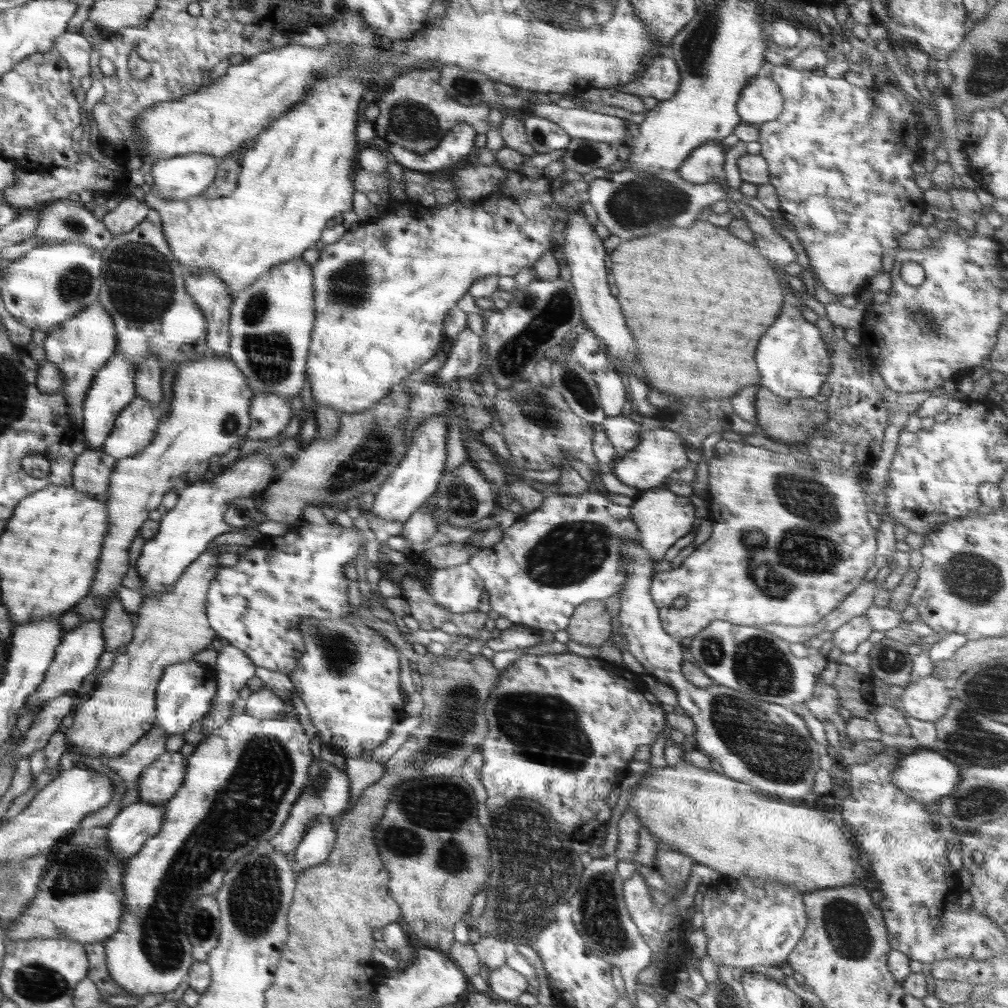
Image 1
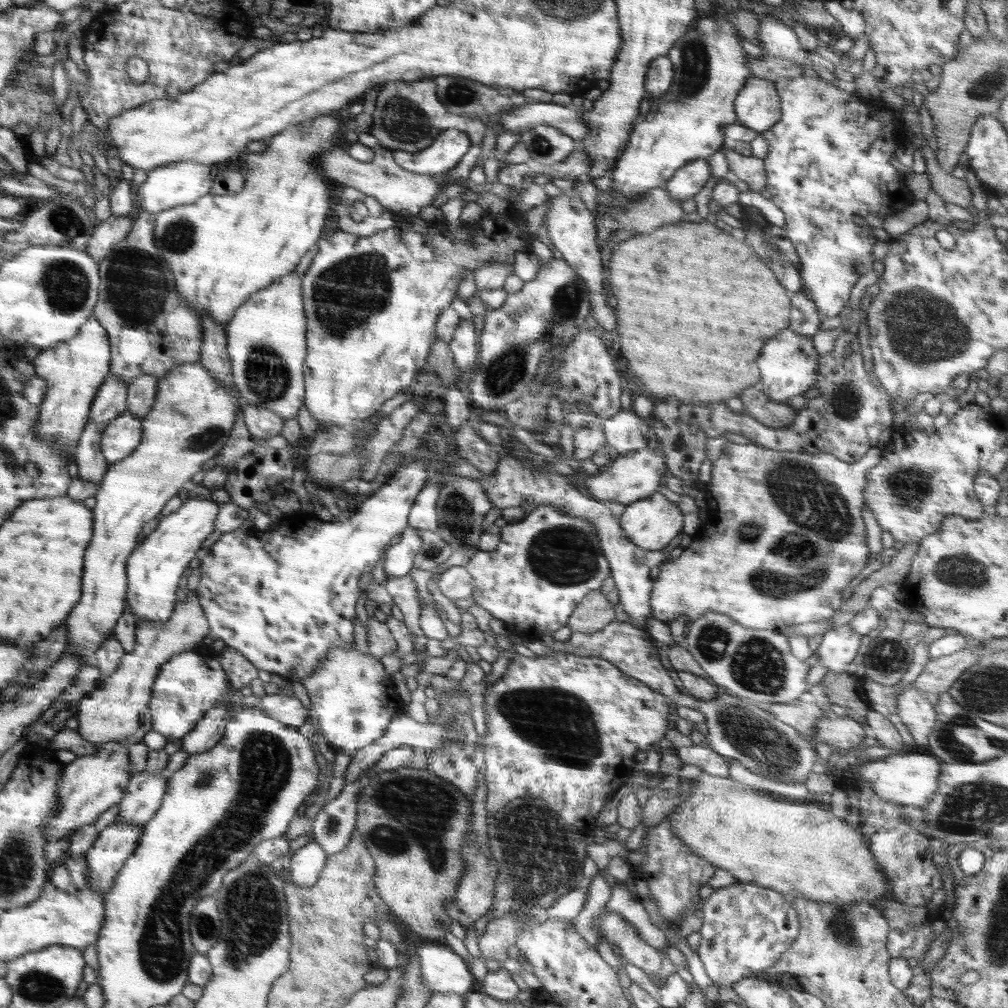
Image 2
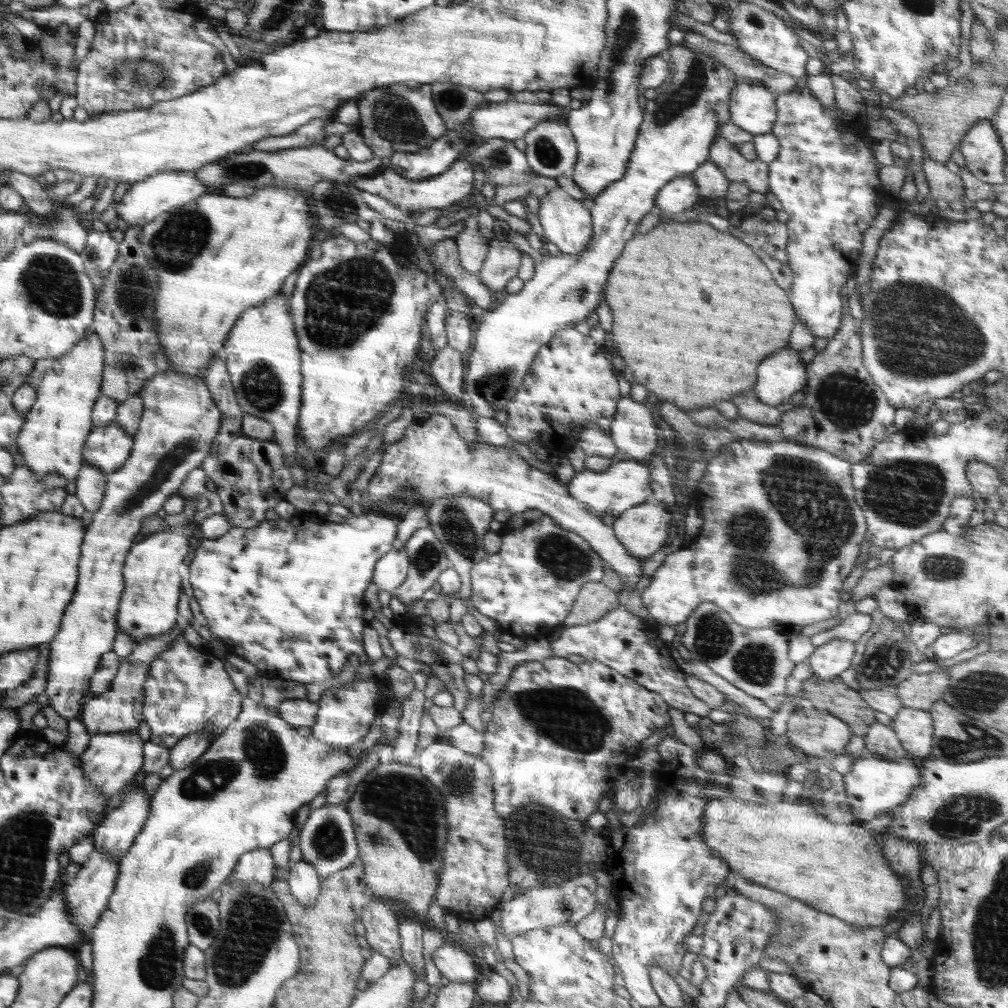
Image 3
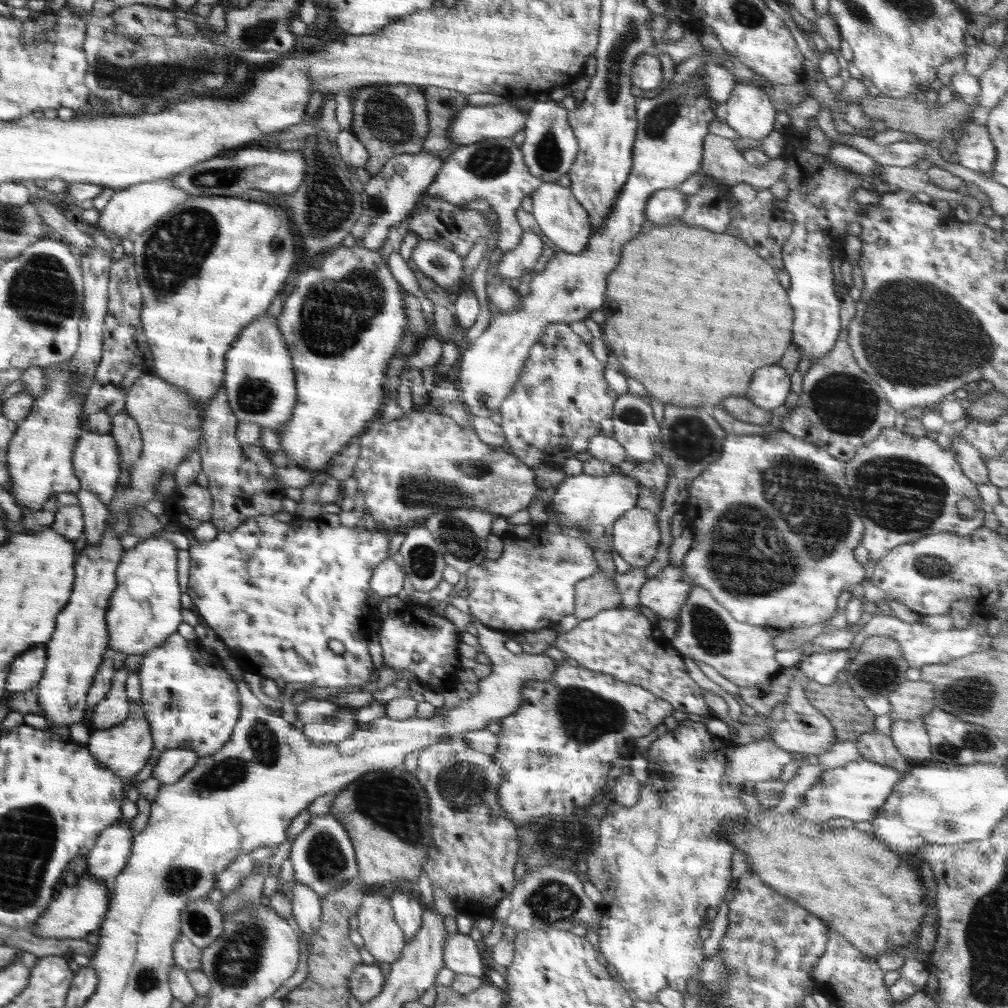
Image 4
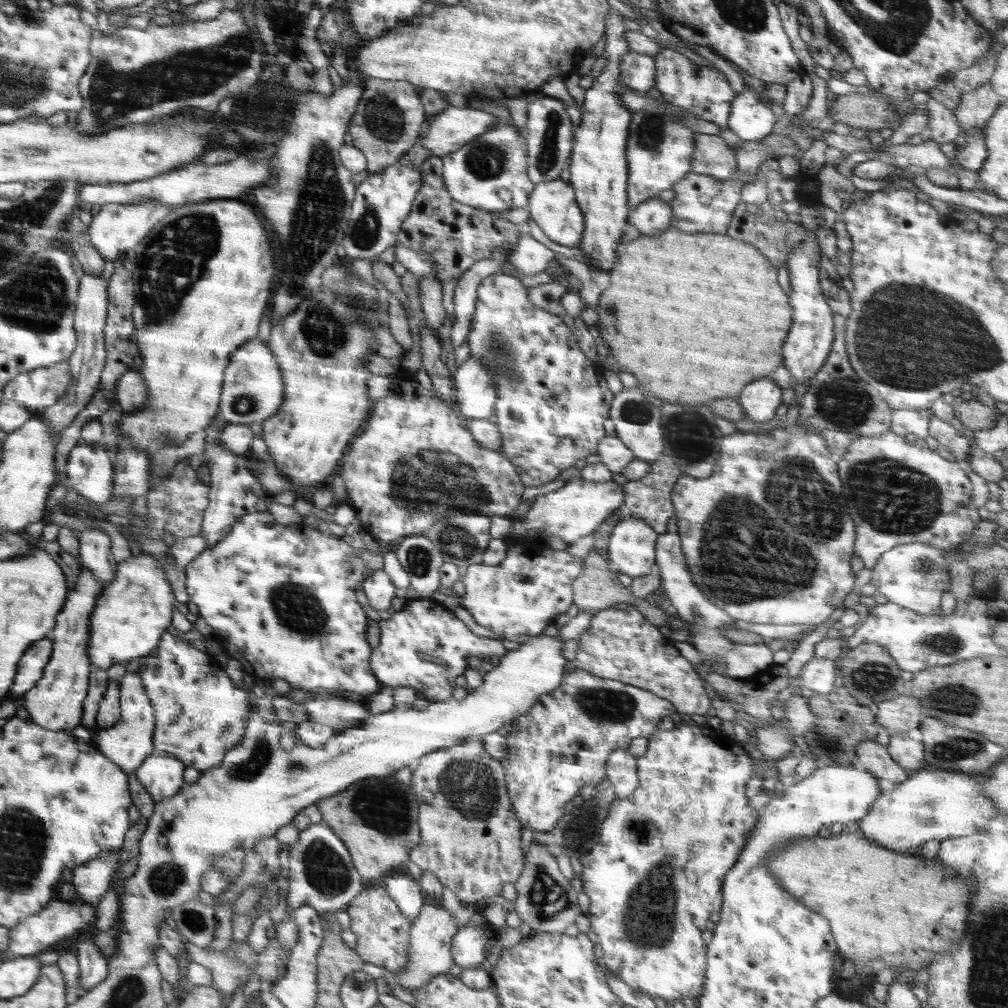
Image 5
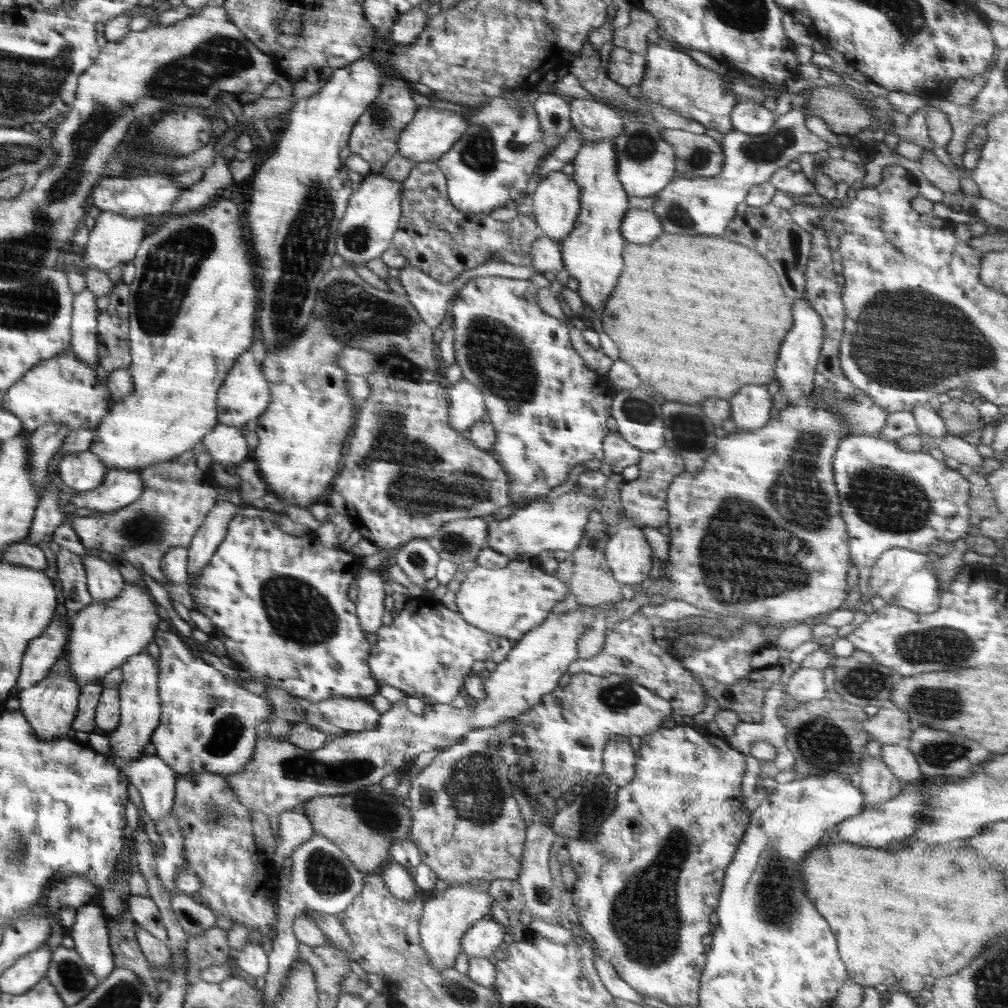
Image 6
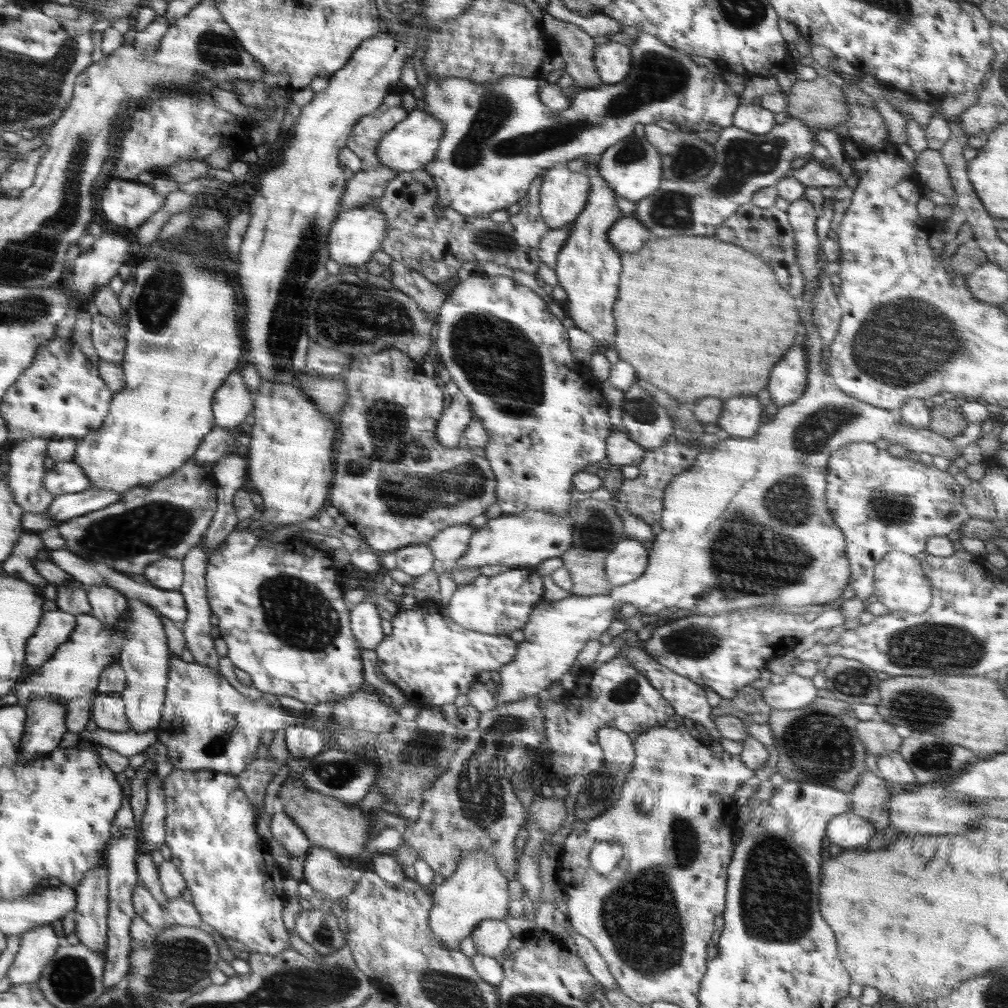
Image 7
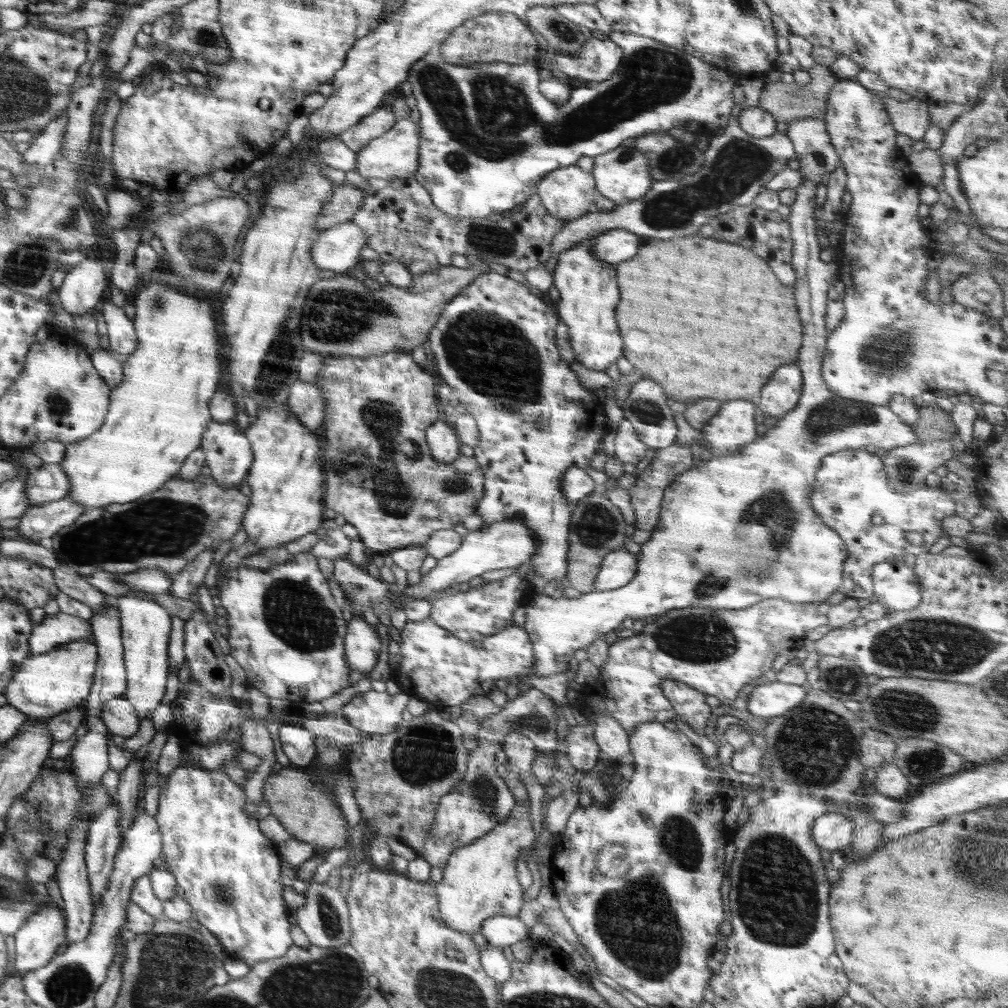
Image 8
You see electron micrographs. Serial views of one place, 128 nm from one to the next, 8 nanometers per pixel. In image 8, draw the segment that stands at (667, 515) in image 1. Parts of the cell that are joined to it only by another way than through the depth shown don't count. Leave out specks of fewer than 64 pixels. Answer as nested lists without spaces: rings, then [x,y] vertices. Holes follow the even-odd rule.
[[[624,545],[609,552],[600,565],[593,592],[620,589],[634,579],[638,568],[638,555],[631,554]]]

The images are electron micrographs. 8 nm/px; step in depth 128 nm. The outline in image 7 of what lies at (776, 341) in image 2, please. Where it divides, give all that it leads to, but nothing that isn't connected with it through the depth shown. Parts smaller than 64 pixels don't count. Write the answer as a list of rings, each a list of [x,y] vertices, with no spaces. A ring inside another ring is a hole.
[[[736,396],[723,401],[724,408],[716,423],[730,436],[750,438],[767,418],[757,397]]]

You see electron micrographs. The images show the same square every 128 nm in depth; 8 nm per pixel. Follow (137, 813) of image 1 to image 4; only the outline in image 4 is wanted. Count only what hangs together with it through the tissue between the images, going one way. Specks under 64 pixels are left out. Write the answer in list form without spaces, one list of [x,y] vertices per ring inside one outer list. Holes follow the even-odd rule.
[[[90,873],[78,878],[75,887],[62,886],[54,902],[45,907],[41,918],[30,927],[30,933],[36,937],[84,939],[90,932],[99,930],[108,912],[108,886],[102,879],[94,879]]]

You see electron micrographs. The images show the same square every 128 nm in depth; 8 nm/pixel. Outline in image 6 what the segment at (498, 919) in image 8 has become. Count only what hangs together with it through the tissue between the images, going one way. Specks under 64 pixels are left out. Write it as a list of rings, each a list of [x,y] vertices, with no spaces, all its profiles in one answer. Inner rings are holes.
[[[494,918],[476,921],[462,935],[462,954],[471,958],[487,958],[492,953],[500,954],[500,944],[507,935],[507,927]]]

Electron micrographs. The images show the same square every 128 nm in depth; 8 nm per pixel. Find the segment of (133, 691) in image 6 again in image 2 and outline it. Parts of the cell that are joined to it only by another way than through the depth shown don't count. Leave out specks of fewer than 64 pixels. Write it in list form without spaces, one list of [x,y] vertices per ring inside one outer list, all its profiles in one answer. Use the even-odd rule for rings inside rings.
[[[110,740],[109,743],[96,745],[94,754],[75,758],[64,766],[65,774],[58,786],[61,806],[58,811],[54,811],[45,830],[49,844],[70,835],[78,826],[95,822],[102,812],[125,798],[125,791],[128,790],[129,780],[132,778],[128,754],[128,746]]]

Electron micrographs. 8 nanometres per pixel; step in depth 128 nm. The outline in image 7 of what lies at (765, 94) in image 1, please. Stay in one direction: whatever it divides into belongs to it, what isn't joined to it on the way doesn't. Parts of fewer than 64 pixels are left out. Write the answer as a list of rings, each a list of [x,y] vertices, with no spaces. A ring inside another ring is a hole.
[[[741,102],[734,112],[733,126],[754,135],[764,135],[775,126],[775,113],[753,102]]]

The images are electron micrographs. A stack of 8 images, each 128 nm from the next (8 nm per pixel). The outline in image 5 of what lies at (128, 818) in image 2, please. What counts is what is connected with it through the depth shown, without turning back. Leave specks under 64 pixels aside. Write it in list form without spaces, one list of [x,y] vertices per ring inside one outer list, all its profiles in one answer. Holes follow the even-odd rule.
[[[106,851],[92,863],[76,867],[72,874],[75,898],[97,903],[110,888],[110,878],[121,864],[120,851]]]

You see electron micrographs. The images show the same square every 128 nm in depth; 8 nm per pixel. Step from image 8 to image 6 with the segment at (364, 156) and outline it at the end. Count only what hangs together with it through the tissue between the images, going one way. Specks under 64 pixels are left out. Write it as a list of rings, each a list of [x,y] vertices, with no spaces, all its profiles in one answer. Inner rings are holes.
[[[418,107],[414,119],[404,128],[398,140],[398,153],[410,158],[418,164],[420,162],[438,161],[444,152],[467,132],[469,124],[463,116],[454,114],[450,110],[436,110],[433,107]]]

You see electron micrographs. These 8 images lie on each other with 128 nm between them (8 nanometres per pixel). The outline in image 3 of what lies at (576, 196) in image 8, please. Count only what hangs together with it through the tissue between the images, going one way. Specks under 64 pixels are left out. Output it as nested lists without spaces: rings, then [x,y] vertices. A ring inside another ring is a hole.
[[[559,186],[548,190],[544,198],[540,199],[539,210],[536,213],[546,239],[555,244],[561,253],[576,256],[588,249],[593,236],[593,226],[590,211],[581,200],[574,199]]]

